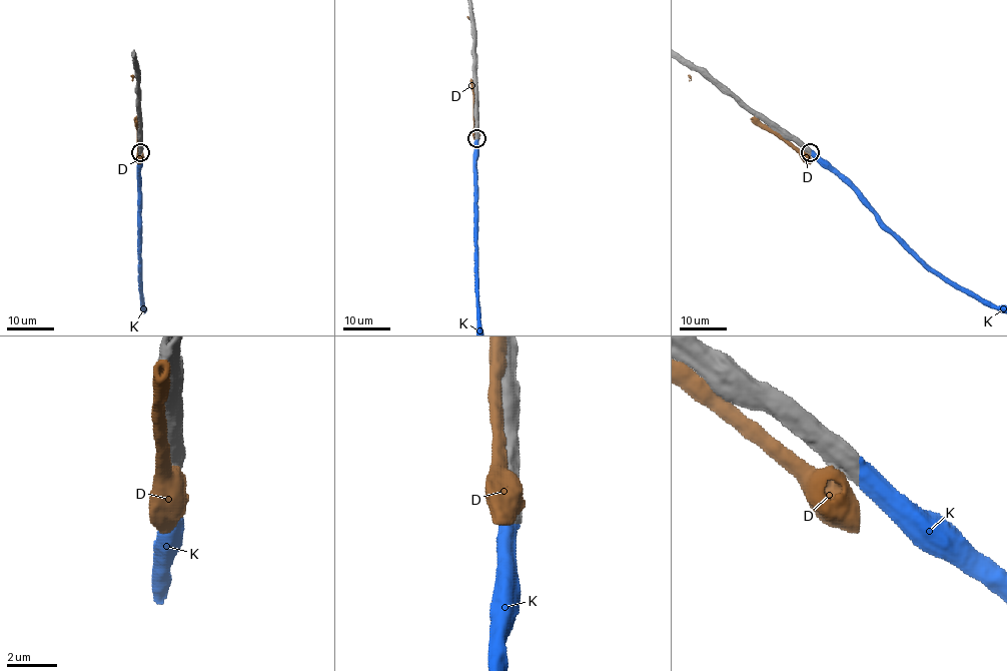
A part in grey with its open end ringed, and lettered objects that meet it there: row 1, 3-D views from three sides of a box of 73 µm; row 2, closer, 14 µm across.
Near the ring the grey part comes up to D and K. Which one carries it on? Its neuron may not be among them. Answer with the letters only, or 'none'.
K

